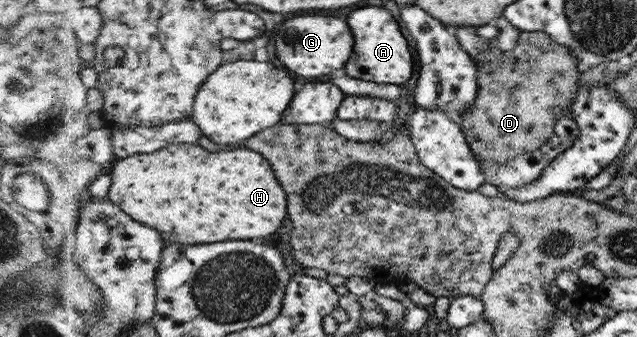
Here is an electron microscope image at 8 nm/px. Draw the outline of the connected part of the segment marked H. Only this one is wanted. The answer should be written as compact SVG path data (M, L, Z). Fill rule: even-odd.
M182 143L158 153L124 158L114 167L111 201L120 203L142 223L164 231L164 237L176 243L270 237L288 219L289 193L278 181L272 163L252 149L214 153L194 143Z

